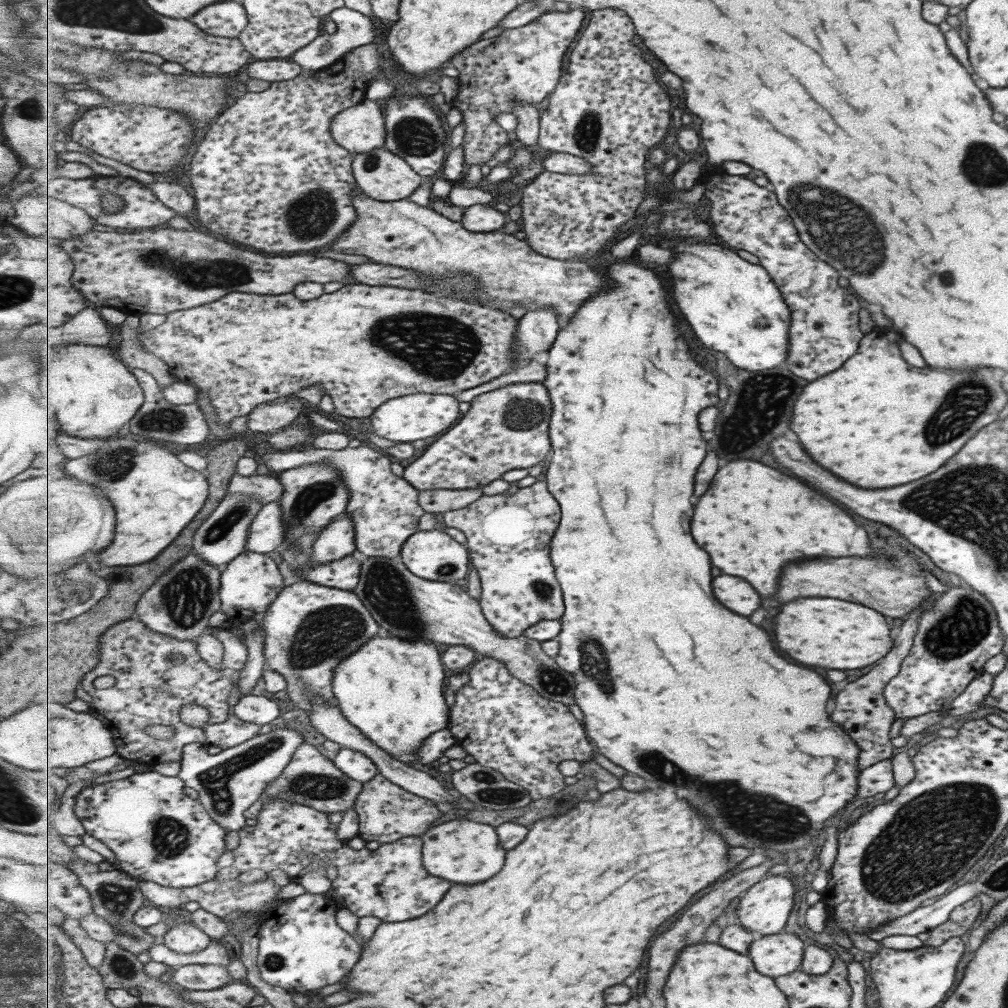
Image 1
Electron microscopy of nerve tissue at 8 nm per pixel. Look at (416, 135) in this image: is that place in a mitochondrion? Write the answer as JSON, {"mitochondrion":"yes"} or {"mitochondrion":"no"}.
{"mitochondrion":"yes"}

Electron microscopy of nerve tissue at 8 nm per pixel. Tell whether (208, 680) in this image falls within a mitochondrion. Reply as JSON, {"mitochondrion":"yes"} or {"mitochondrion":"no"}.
{"mitochondrion":"no"}

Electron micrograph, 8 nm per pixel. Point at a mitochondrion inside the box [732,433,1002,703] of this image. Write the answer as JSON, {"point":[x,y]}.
{"point":[965,624]}

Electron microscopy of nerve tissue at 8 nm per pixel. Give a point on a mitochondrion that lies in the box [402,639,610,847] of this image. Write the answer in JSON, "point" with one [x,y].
{"point":[554,682]}

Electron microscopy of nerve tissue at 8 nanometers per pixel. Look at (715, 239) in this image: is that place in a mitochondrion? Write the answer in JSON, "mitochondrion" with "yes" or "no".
{"mitochondrion":"no"}

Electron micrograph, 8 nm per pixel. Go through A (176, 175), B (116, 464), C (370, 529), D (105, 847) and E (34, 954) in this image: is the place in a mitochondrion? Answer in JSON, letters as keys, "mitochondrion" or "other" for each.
{"A":"other","B":"mitochondrion","C":"other","D":"other","E":"mitochondrion"}

